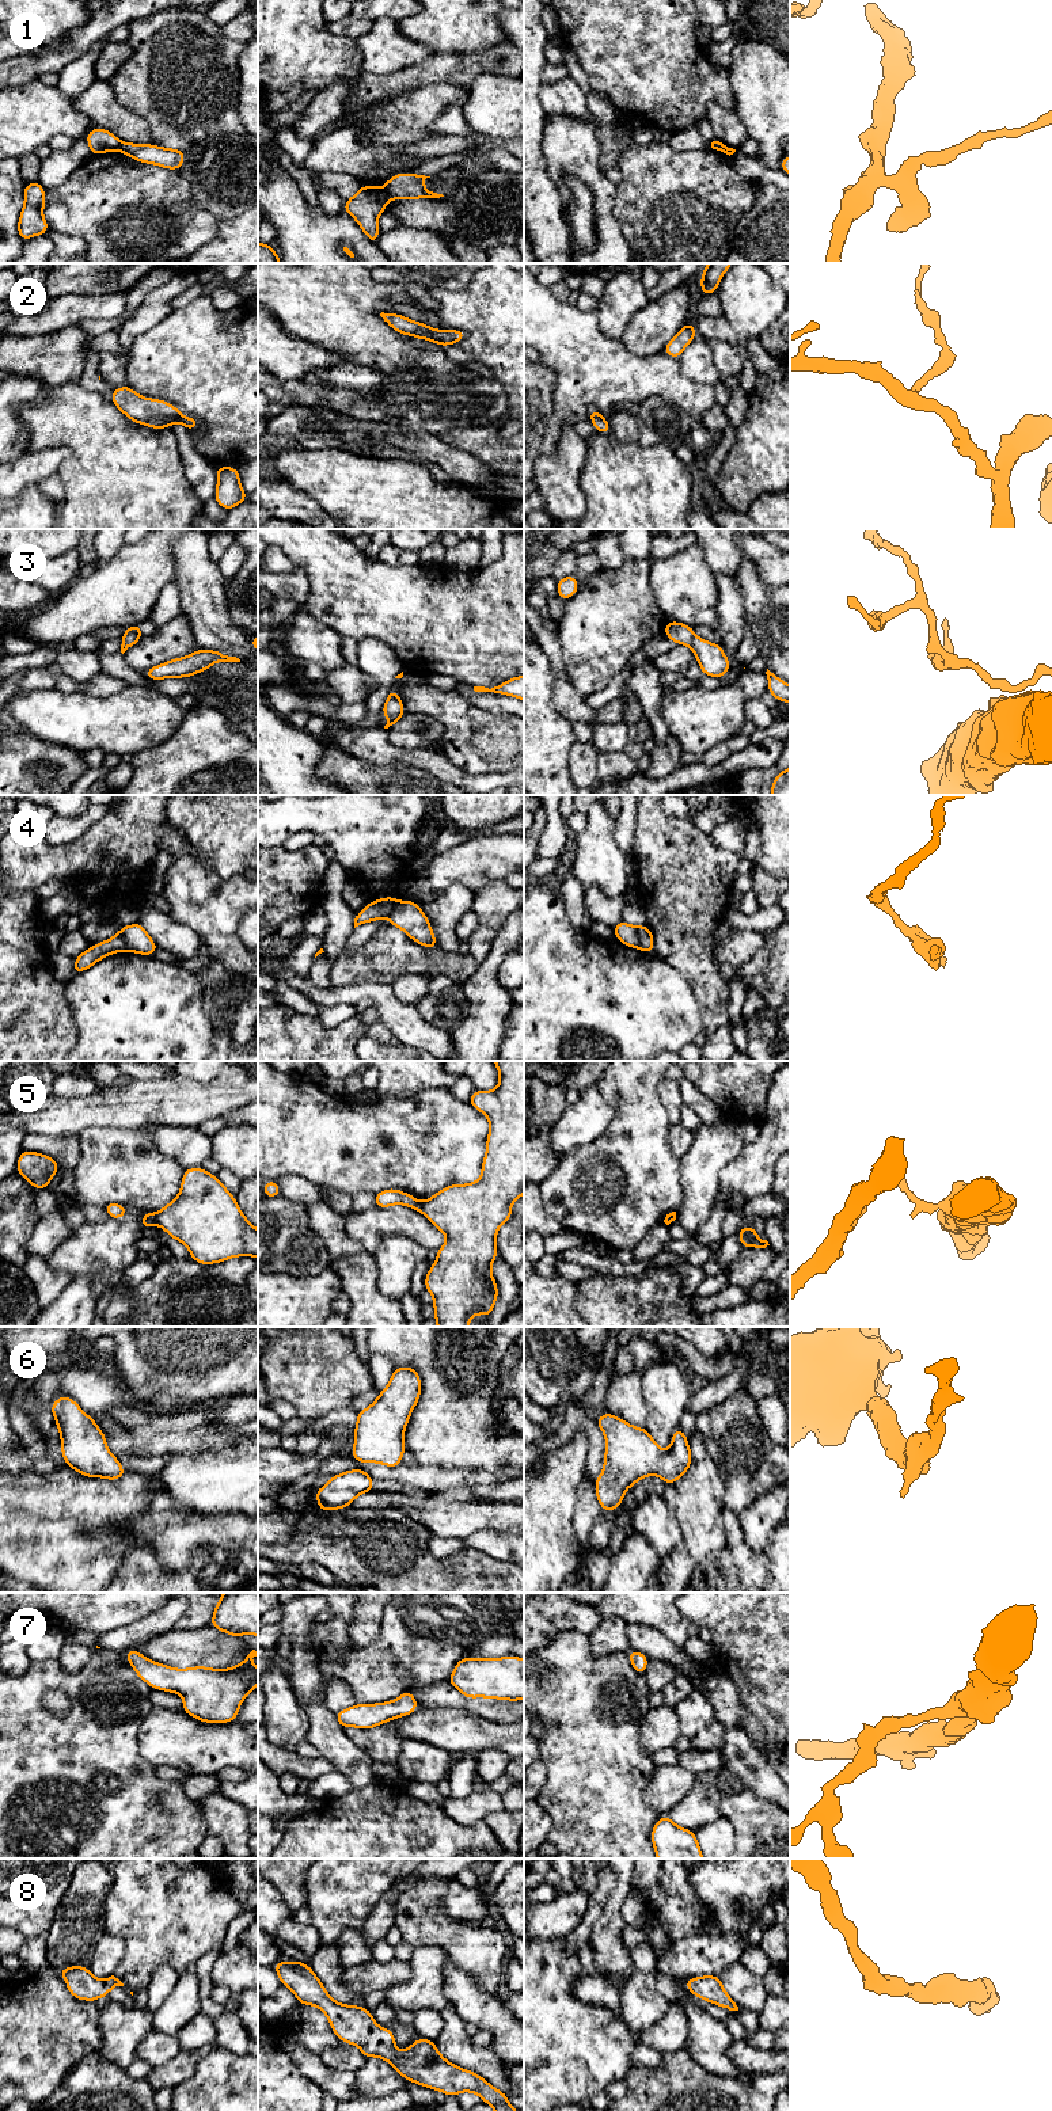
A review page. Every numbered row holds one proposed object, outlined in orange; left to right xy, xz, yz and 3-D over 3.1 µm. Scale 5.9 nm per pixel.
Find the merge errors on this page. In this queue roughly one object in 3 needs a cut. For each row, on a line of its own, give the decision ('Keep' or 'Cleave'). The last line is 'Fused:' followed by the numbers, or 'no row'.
1: Cleave
2: Keep
3: Keep
4: Cleave
5: Cleave
6: Keep
7: Keep
8: Keep
Fused: 1, 4, 5

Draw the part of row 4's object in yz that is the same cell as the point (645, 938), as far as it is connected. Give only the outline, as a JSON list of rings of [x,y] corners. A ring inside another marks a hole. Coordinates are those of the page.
[[[645,924],[645,925],[637,927],[637,933],[638,933],[639,950],[642,952],[650,954],[654,950],[654,940],[653,940],[652,931]]]

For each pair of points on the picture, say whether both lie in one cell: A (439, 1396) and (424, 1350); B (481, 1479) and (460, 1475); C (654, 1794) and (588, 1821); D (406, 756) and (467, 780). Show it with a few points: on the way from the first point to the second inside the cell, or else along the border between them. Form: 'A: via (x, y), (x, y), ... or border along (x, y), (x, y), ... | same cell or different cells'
A: via (439, 1385), (439, 1379), (429, 1369), (429, 1361) | same cell
B: via (475, 1478), (466, 1478) | same cell
C: border along (656, 1768), (645, 1791), (645, 1800), (660, 1815) | different cells
D: via (421, 759), (430, 760), (452, 775) | same cell

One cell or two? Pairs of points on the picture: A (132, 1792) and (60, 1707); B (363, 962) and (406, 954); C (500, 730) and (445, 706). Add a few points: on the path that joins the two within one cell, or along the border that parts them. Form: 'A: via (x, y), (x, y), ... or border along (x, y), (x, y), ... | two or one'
A: border along (41, 1699), (59, 1714), (71, 1706) | two
B: via (373, 962), (388, 954), (395, 954) | one
C: via (486, 730), (466, 725), (459, 718) | one

